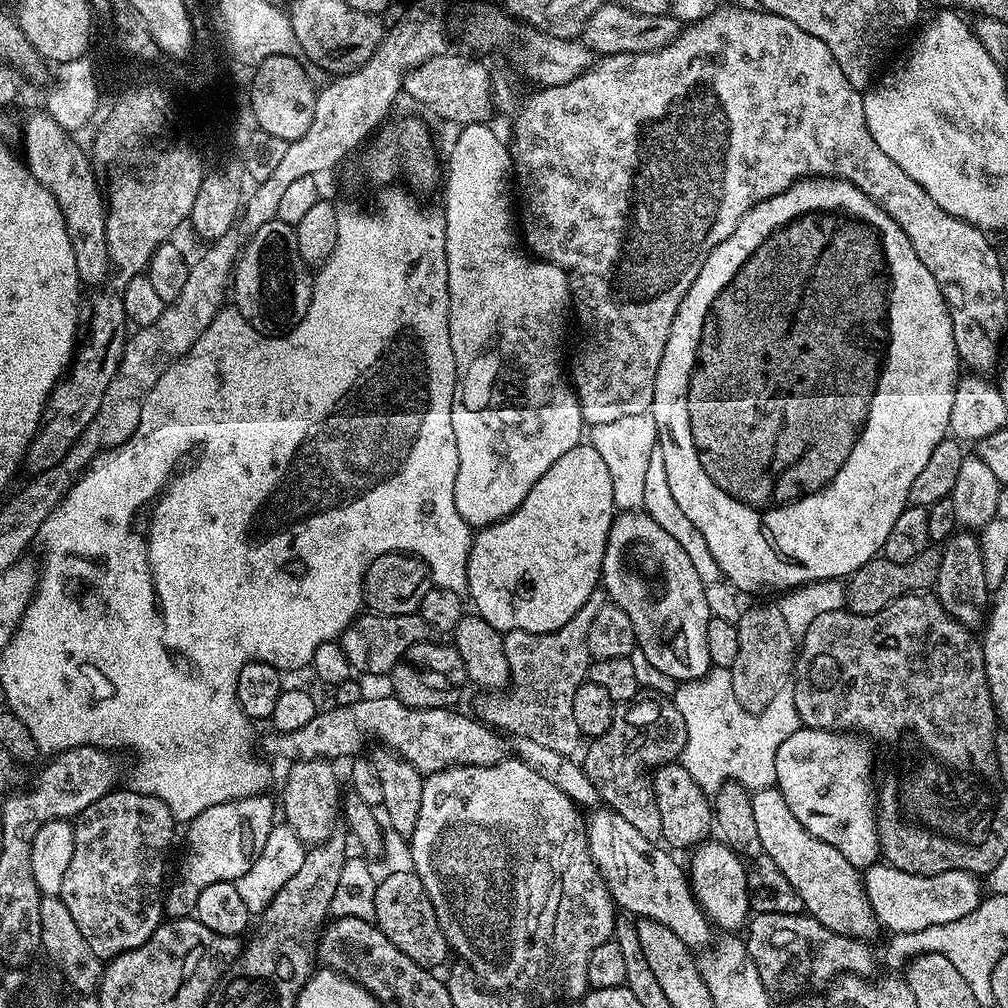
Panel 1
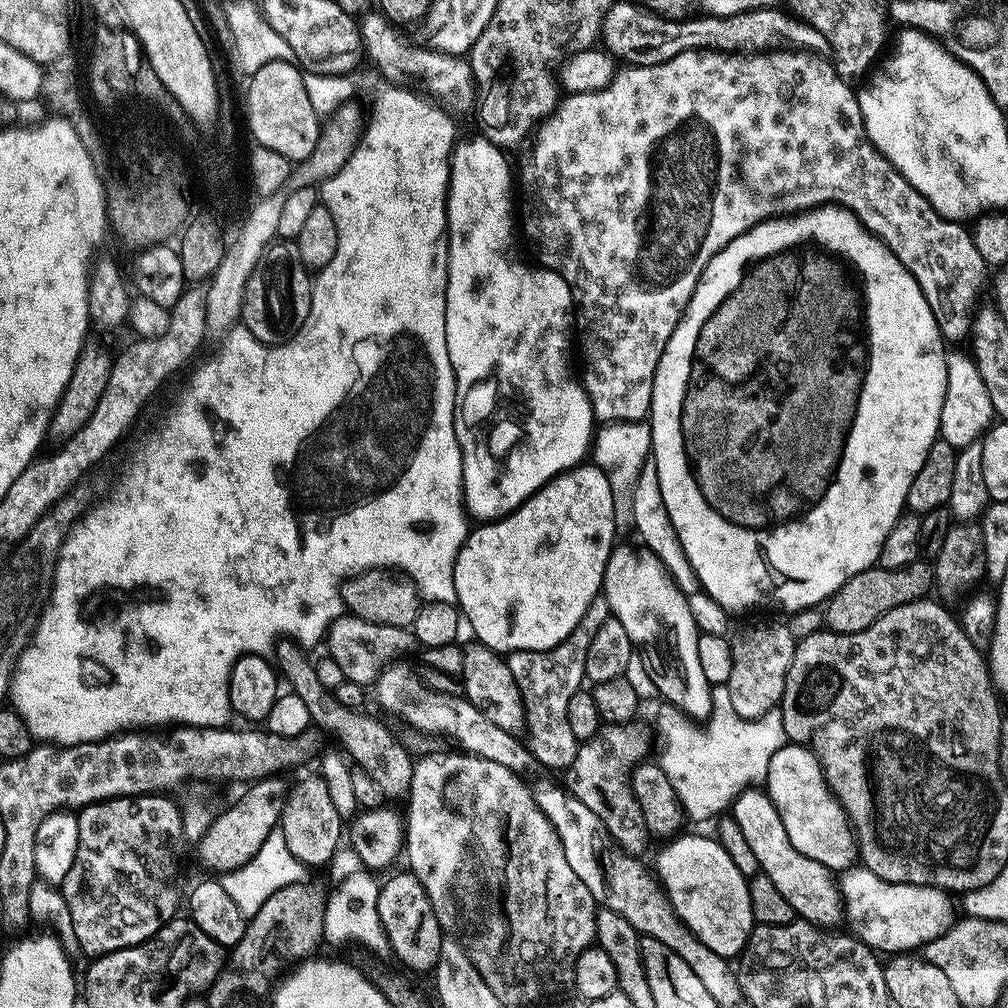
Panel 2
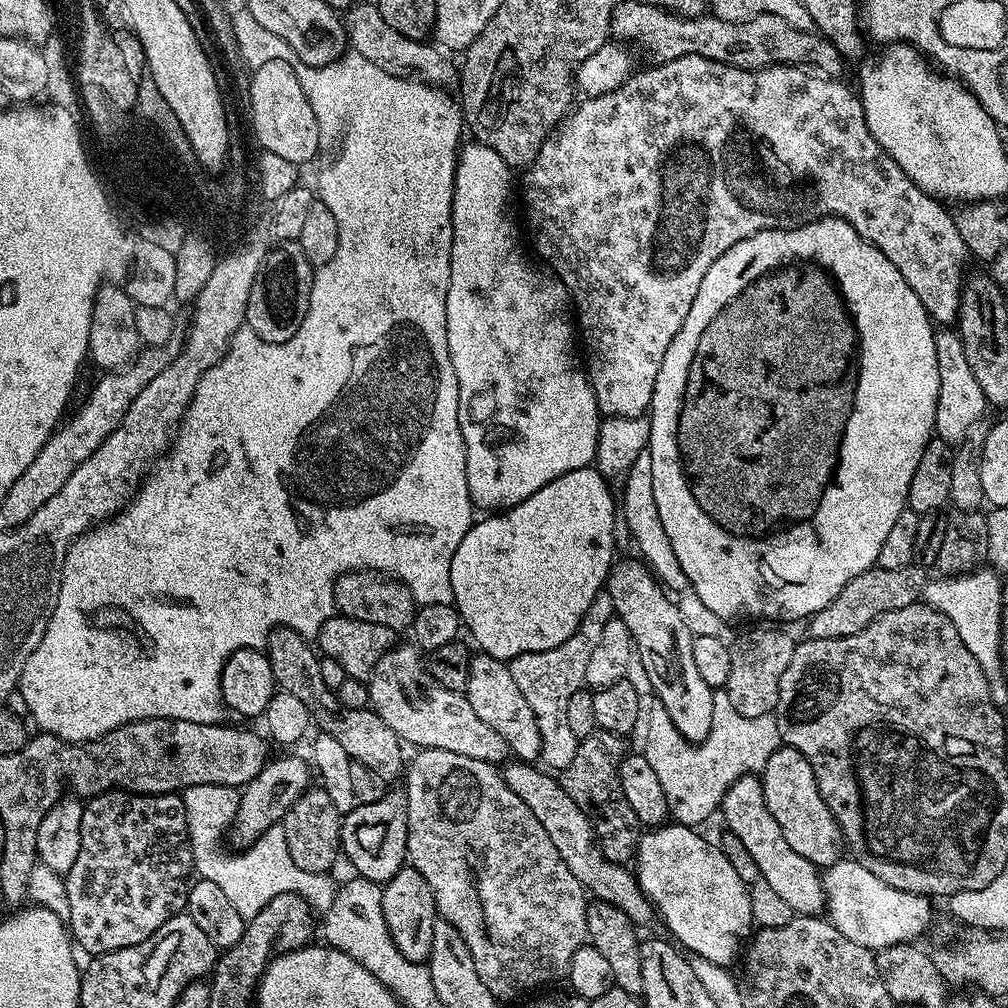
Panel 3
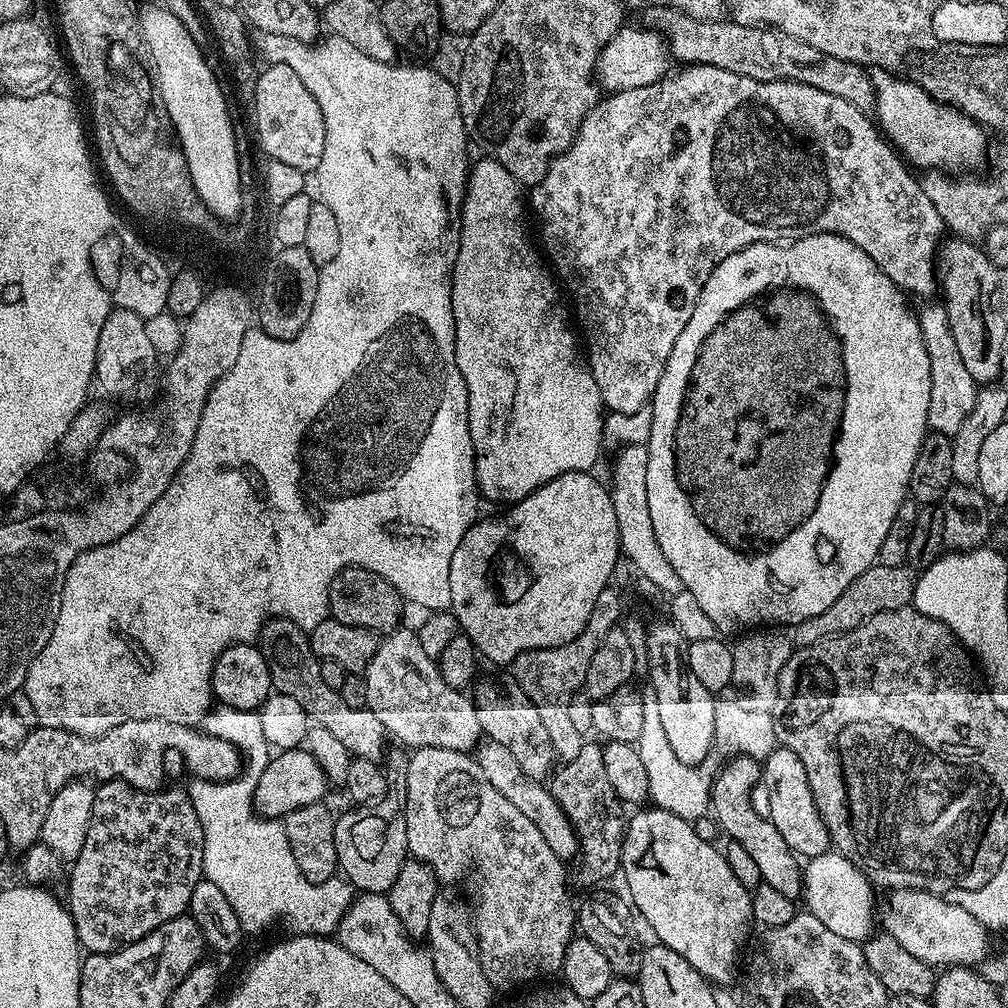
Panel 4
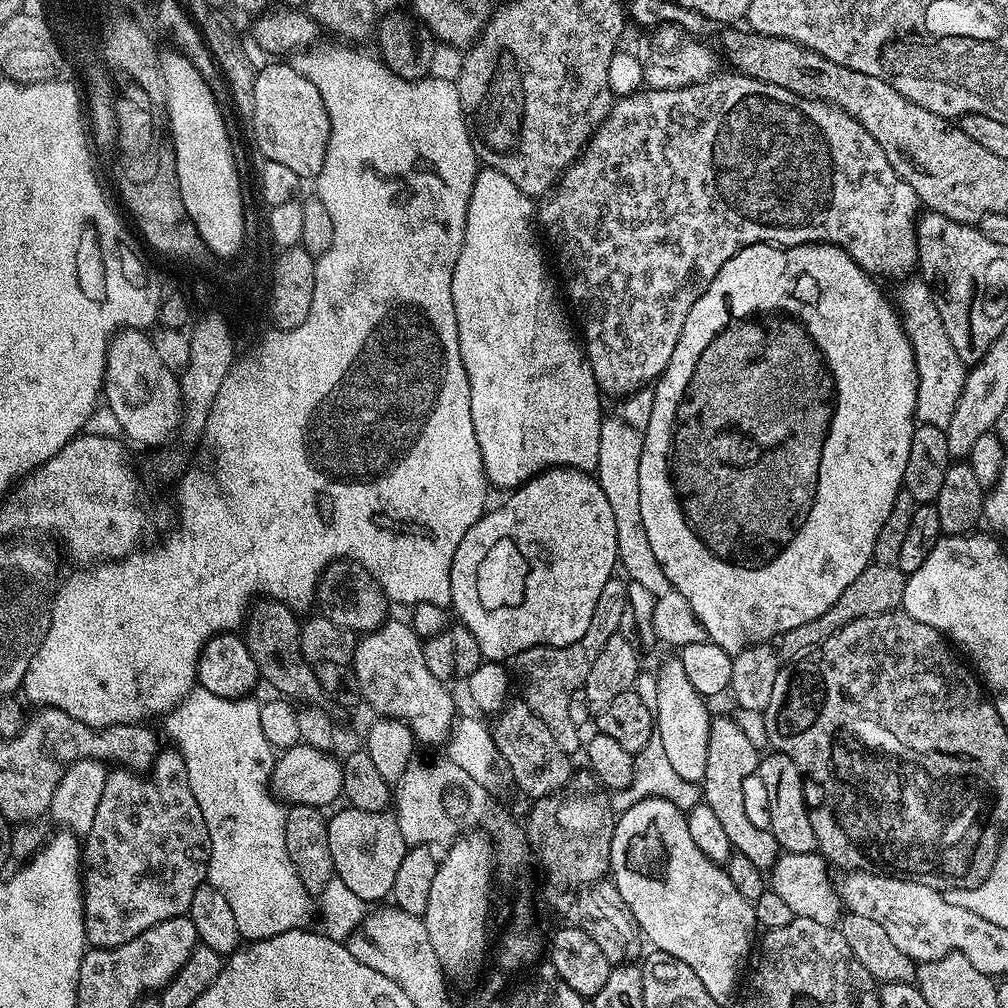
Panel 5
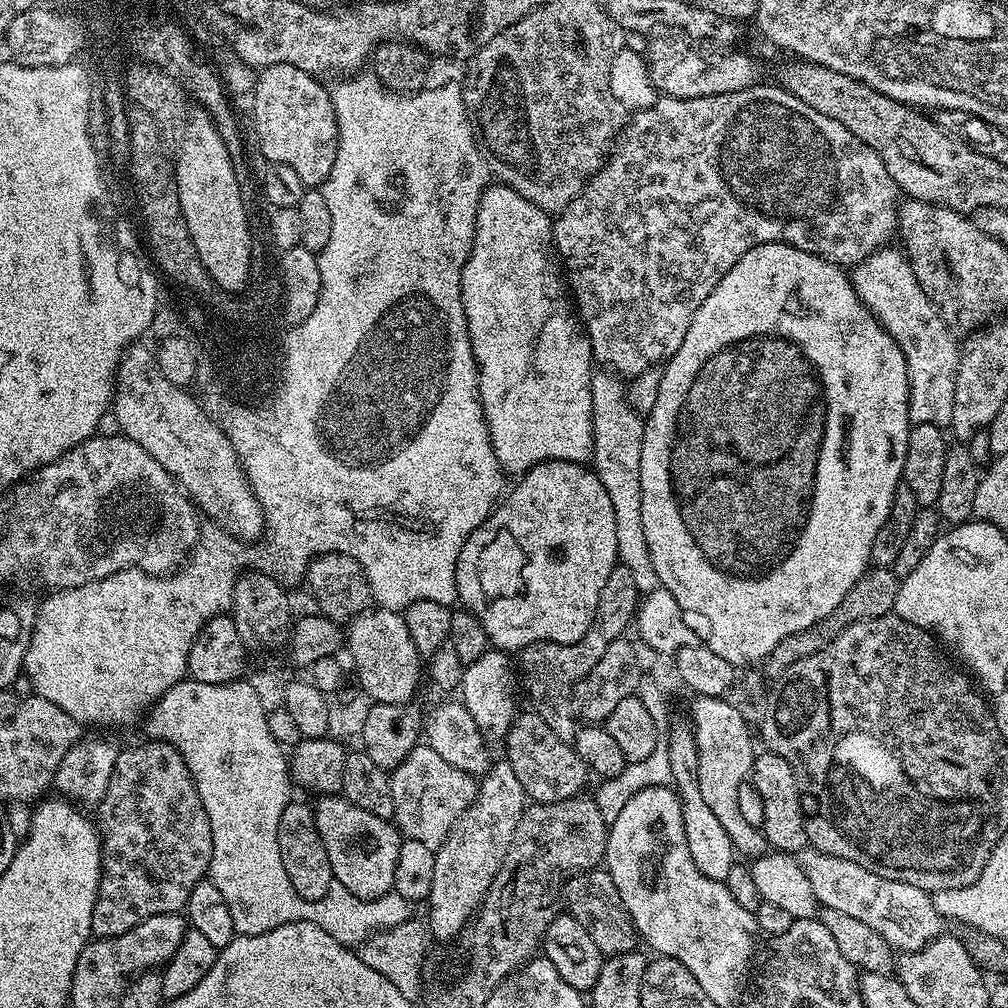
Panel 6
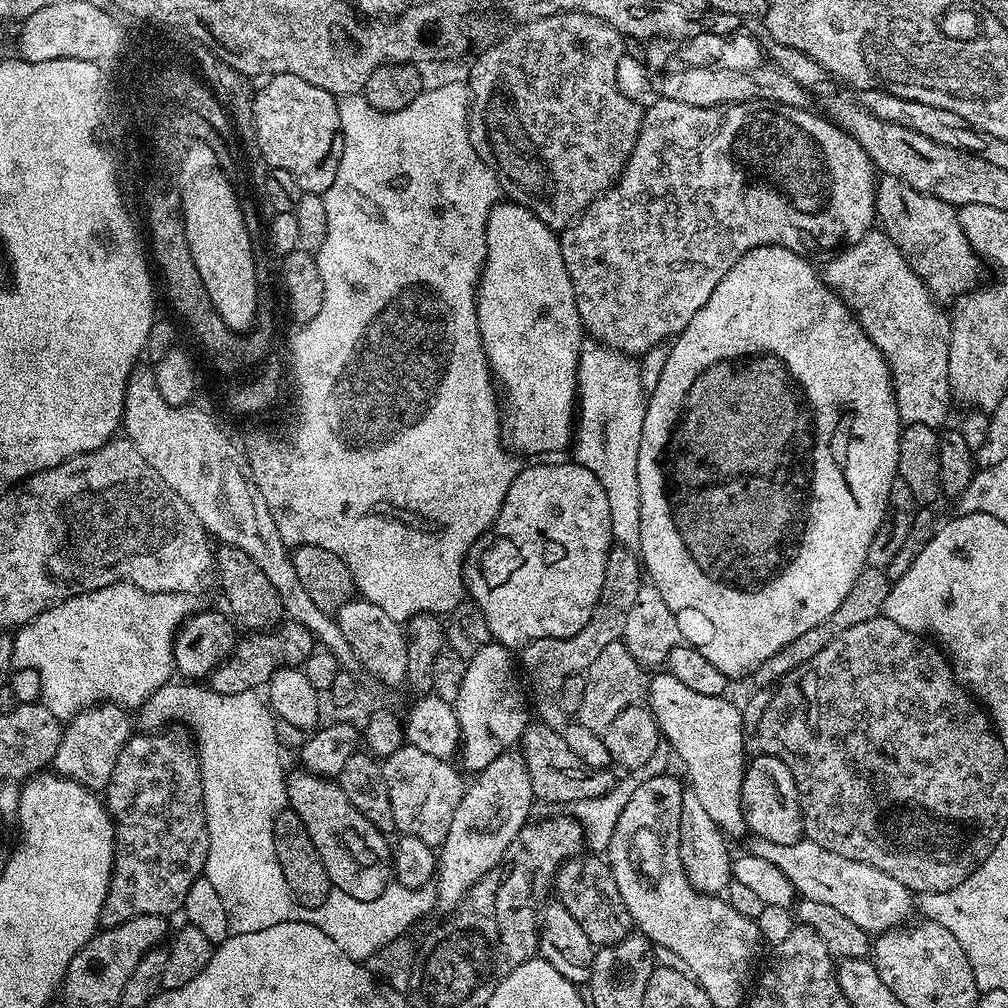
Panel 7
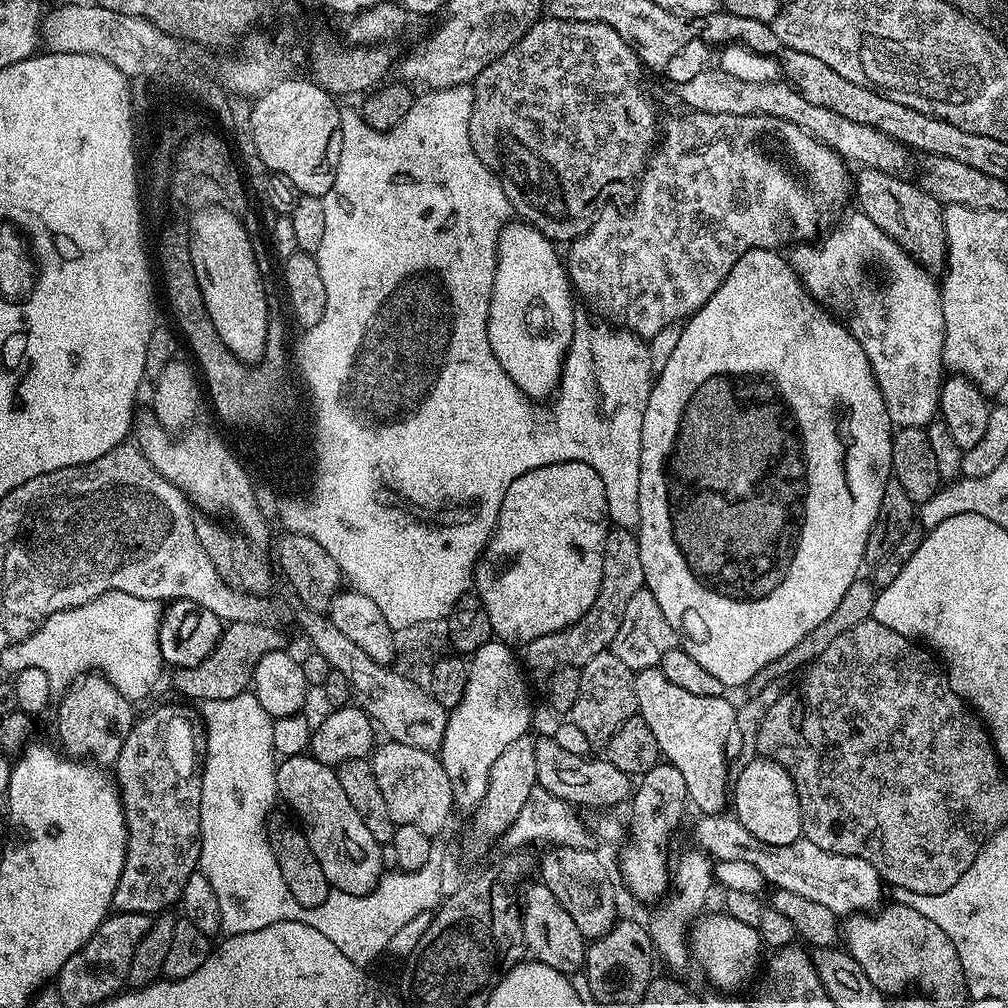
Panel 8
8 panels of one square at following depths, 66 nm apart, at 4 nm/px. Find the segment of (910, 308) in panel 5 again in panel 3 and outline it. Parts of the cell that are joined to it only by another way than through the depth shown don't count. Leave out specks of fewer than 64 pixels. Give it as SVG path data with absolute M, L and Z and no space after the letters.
M952 330L936 332L936 353L938 354L938 406L936 407L935 435L950 445L959 446L969 439L968 431L984 416L986 401L970 362L966 362L964 347L959 335Z

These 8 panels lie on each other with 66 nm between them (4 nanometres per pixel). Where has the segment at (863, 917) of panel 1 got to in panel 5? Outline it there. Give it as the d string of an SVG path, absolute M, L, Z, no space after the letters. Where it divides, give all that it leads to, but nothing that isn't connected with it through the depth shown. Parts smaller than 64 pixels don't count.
M716 716L710 726L710 740L706 754L706 774L702 781L703 803L714 810L724 829L726 838L730 838L733 849L745 855L761 870L771 869L778 855L778 845L774 834L763 823L755 824L744 809L744 783L757 775L762 759L756 753L752 740L728 716Z

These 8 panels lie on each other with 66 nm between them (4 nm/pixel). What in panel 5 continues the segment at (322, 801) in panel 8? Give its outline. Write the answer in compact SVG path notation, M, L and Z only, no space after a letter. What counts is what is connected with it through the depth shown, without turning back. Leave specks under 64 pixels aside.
M351 806L345 809L328 820L327 837L330 839L335 875L358 898L362 898L366 904L372 904L391 893L399 863L405 857L408 845L391 811L360 811Z

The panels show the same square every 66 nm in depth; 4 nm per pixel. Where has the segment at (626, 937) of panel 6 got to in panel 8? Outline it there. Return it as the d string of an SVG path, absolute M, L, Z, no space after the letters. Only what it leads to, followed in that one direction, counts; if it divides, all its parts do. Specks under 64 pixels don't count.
M552 846L548 853L538 860L538 876L544 885L562 902L562 910L574 918L574 926L584 935L585 941L591 942L602 938L615 926L616 892L612 889L612 880L608 877L608 868L600 861L600 856L587 848L561 848Z

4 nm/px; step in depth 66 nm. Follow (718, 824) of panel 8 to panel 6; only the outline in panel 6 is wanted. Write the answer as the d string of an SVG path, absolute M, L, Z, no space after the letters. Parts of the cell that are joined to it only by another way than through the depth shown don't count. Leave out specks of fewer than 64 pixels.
M805 850L799 853L798 859L814 890L817 905L842 910L842 914L851 914L866 922L866 926L878 930L878 934L901 953L917 952L945 931L946 921L938 914L932 896L918 890L918 886L874 874L866 870L866 866L858 866L858 862L846 862L846 858L834 858L825 852Z

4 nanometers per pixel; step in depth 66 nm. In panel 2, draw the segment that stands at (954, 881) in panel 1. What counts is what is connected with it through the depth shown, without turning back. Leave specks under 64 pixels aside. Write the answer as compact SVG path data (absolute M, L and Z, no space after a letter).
M853 866L843 873L839 879L842 899L846 905L847 919L852 919L851 931L859 939L863 940L869 948L877 953L885 954L908 954L919 944L934 942L937 937L947 932L954 923L952 916L952 900L945 889L937 887L931 882L925 884L908 884L907 879L891 880L871 871L863 866Z

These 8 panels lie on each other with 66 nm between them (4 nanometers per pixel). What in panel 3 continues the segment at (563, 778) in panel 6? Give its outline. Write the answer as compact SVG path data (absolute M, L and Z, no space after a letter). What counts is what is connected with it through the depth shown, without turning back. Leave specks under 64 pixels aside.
M477 651L468 662L468 687L466 695L474 713L482 718L486 725L493 727L508 744L509 751L519 761L536 762L540 760L540 735L535 722L534 710L526 702L522 690L518 690L518 682L514 682L514 674L510 674L505 661L494 658L490 654Z

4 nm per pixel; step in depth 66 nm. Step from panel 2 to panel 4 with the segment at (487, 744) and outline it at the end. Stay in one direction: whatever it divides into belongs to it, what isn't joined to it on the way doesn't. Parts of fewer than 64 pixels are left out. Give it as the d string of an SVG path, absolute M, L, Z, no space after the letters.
M401 626L381 639L378 650L368 662L362 673L364 679L363 703L382 722L385 733L394 736L405 749L445 748L455 752L473 751L483 732L478 724L475 703L466 697L458 688L451 688L442 678L437 661L422 650L422 642L418 642L415 631L410 627Z

